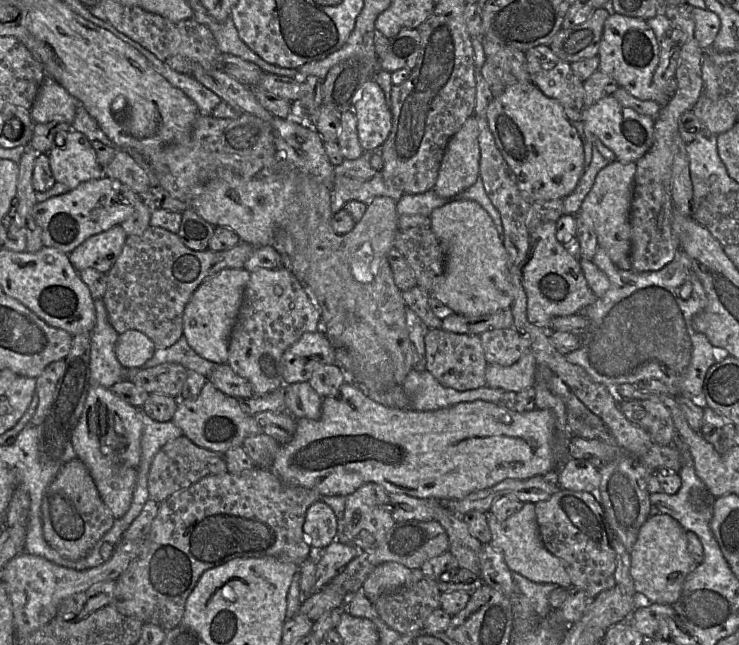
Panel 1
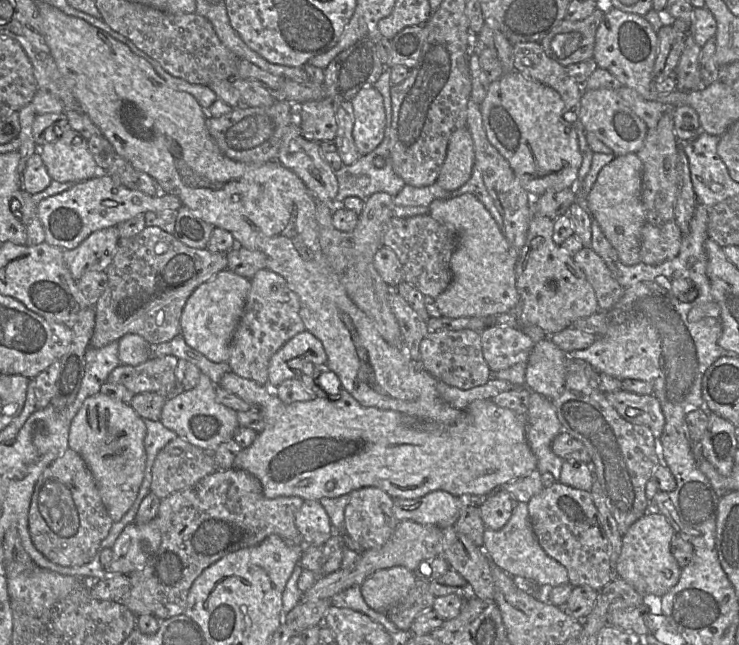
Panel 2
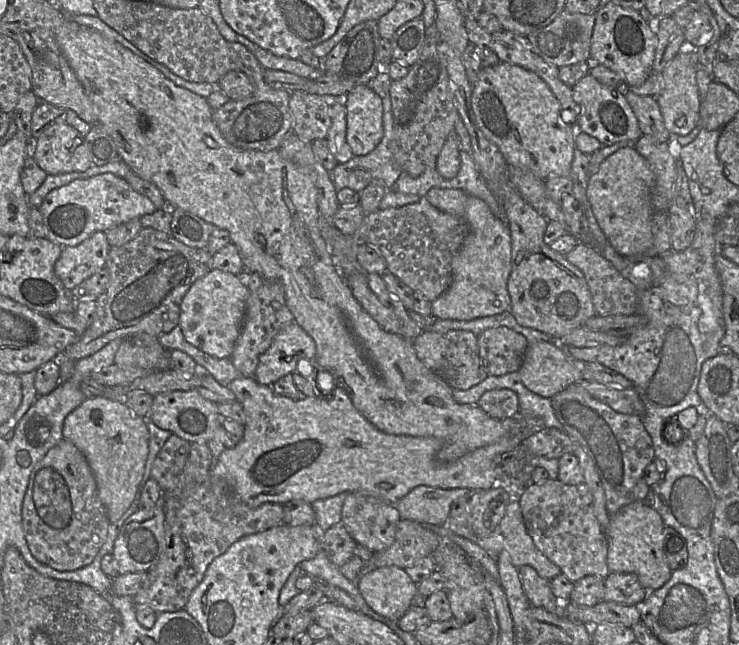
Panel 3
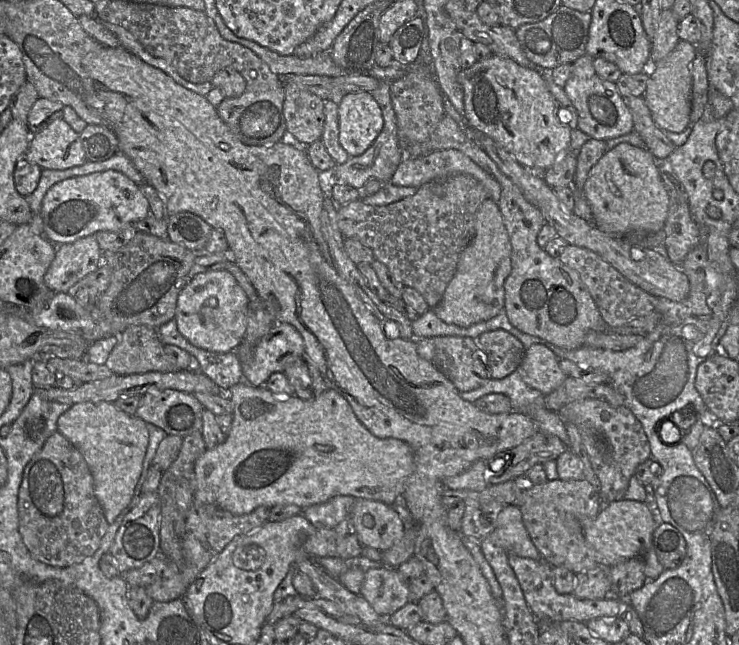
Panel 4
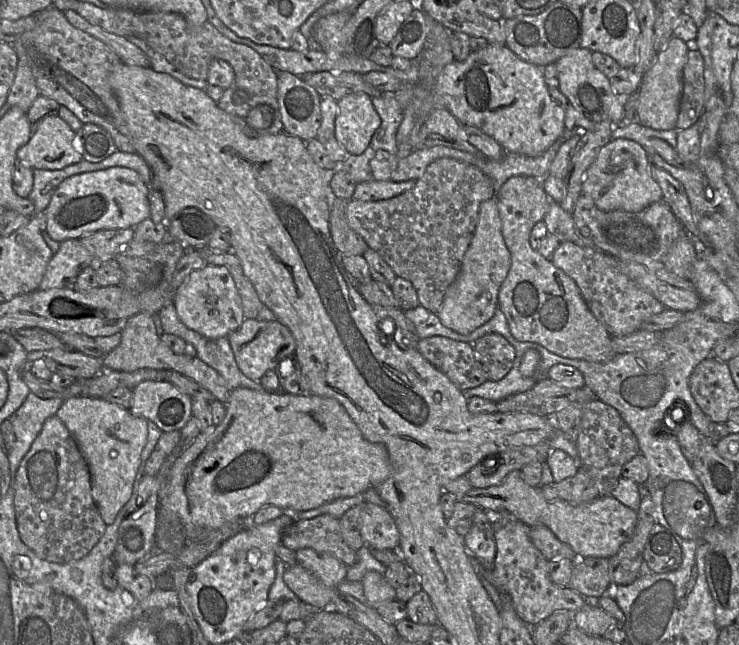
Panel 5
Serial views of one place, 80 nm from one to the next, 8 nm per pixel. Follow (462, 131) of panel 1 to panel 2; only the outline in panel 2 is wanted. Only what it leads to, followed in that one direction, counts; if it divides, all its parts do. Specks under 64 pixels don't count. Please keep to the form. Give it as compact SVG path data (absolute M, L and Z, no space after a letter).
M464 126L455 130L449 139L436 183L447 191L460 188L470 179L474 164L473 139L467 126Z

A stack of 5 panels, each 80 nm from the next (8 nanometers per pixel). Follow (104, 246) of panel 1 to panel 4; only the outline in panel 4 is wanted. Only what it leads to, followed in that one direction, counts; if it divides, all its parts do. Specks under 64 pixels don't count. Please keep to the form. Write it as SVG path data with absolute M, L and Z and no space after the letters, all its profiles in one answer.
M94 235L80 238L72 243L57 245L57 247L55 258L44 276L45 285L54 293L73 290L76 283L94 272L103 261L103 252Z

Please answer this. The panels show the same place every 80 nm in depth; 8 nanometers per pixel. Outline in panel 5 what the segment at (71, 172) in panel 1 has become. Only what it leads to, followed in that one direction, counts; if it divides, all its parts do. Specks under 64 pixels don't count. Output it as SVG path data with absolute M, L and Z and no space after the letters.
M58 115L45 117L16 156L33 169L47 170L60 170L83 160L77 133Z

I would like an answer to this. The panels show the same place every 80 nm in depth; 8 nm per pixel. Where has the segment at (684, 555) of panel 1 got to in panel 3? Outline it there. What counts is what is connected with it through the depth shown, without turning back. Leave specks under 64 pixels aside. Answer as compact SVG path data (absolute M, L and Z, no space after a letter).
M634 501L622 507L617 513L610 515L609 525L604 530L608 544L607 565L610 572L636 574L640 584L647 591L654 591L662 587L670 579L672 573L663 552L663 529L665 526L659 512L642 501Z

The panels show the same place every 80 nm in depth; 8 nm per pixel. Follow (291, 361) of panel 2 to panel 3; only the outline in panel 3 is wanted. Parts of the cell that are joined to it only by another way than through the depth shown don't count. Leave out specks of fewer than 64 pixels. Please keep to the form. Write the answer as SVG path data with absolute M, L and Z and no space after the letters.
M296 322L283 327L274 337L270 347L259 357L253 378L262 385L272 385L281 377L297 370L297 361L307 359L313 364L316 356L314 340Z

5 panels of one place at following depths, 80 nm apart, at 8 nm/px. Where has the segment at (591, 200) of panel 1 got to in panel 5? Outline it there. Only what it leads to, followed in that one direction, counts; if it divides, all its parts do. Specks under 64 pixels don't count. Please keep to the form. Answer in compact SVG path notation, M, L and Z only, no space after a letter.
M624 138L611 139L601 148L596 159L586 171L582 193L589 196L596 207L602 211L623 210L635 213L663 199L662 190L652 176L646 150L637 142Z

